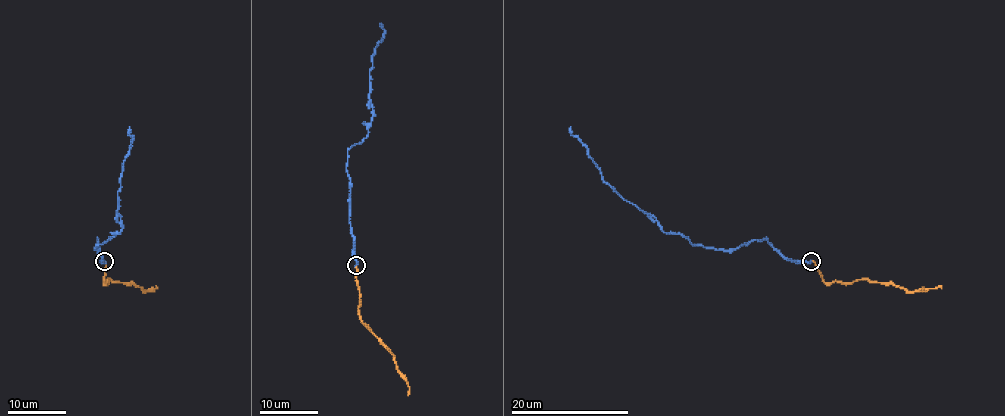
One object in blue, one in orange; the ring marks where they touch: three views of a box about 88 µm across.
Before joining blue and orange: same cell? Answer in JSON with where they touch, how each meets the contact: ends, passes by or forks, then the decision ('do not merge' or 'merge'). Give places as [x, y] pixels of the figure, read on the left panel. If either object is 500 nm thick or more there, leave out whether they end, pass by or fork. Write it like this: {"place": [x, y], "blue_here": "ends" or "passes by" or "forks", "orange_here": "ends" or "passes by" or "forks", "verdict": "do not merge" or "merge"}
{"place": [104, 261], "blue_here": "ends", "orange_here": "ends", "verdict": "merge"}

